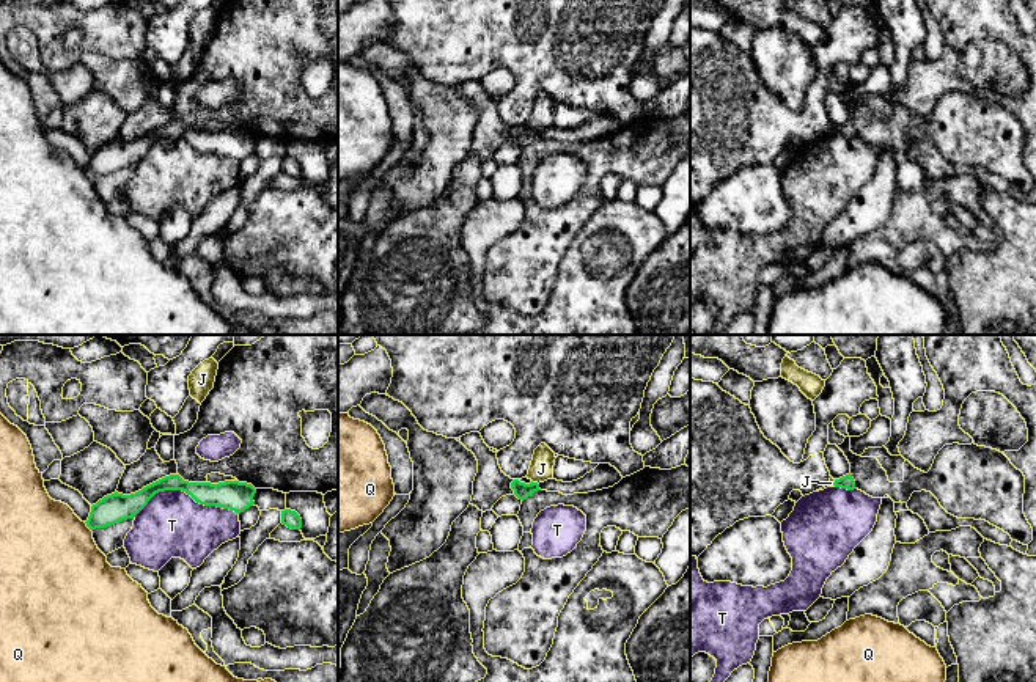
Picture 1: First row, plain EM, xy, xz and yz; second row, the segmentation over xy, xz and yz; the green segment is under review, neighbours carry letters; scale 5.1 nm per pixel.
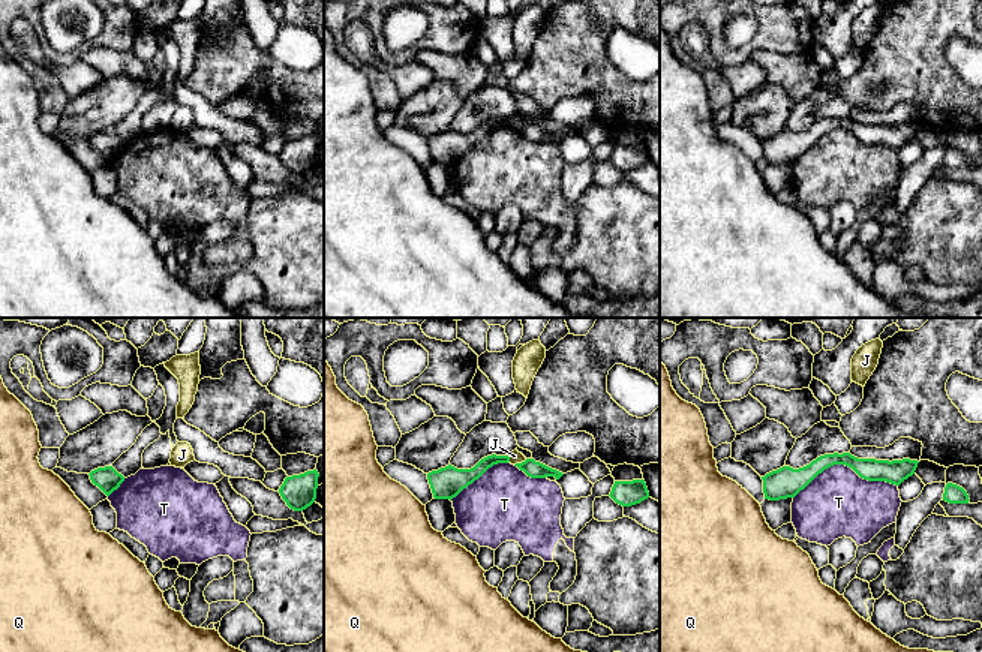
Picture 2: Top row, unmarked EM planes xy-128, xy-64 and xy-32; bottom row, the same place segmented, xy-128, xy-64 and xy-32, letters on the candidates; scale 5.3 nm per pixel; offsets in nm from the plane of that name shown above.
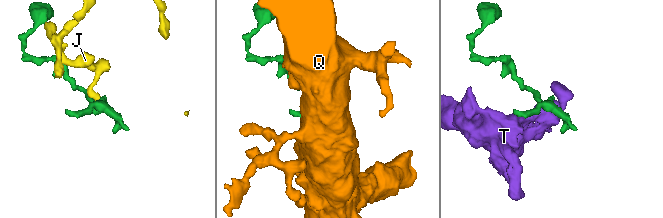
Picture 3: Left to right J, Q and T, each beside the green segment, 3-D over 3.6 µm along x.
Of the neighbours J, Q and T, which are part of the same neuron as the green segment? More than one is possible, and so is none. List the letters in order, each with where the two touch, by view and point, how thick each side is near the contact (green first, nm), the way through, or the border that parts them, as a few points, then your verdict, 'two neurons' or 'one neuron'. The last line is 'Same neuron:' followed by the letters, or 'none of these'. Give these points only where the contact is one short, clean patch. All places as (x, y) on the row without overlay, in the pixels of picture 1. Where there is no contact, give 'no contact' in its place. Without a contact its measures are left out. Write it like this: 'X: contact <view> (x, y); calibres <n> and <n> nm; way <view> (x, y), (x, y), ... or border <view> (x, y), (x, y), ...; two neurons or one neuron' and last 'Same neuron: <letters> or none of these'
J: contact xz (535, 131); calibres 90 and 120 nm; border xz (532, 128), (538, 132); two neurons
Q: contact xy (87, 173); calibres 150 and 480 nm; two neurons
T: contact xy (186, 140); calibres 150 and 340 nm; two neurons
Same neuron: none of these

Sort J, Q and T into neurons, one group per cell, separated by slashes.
J / Q / T

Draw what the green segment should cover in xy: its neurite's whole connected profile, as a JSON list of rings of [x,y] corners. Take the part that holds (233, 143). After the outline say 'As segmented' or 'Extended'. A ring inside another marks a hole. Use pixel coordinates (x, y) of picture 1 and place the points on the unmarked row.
[[[170,123],[135,141],[123,143],[115,140],[104,145],[91,154],[90,165],[85,171],[93,179],[96,176],[107,176],[123,168],[132,167],[156,141],[165,138],[182,138],[200,152],[230,157],[236,162],[241,162],[253,154],[253,145],[256,141],[256,137],[247,130],[189,130],[184,129],[179,123]]]. As segmented

